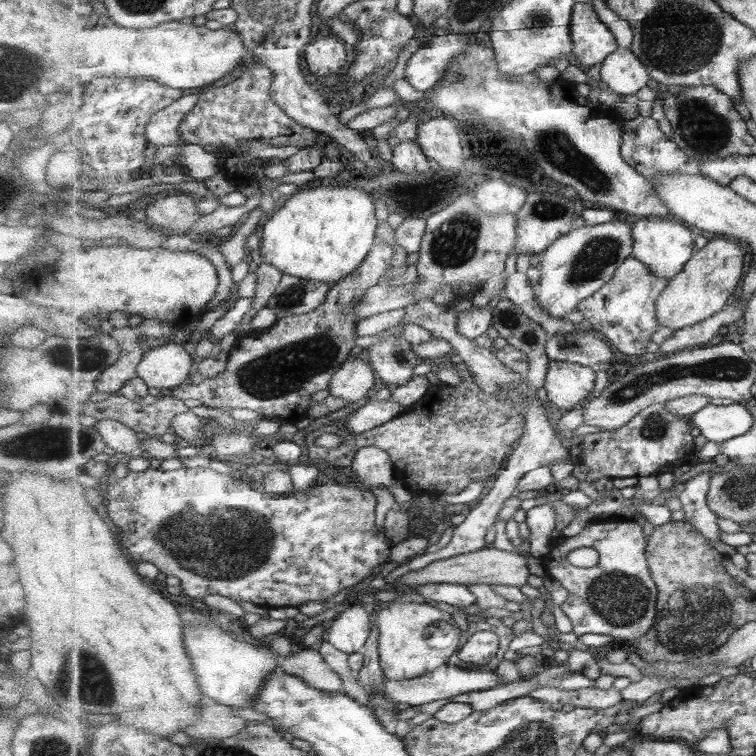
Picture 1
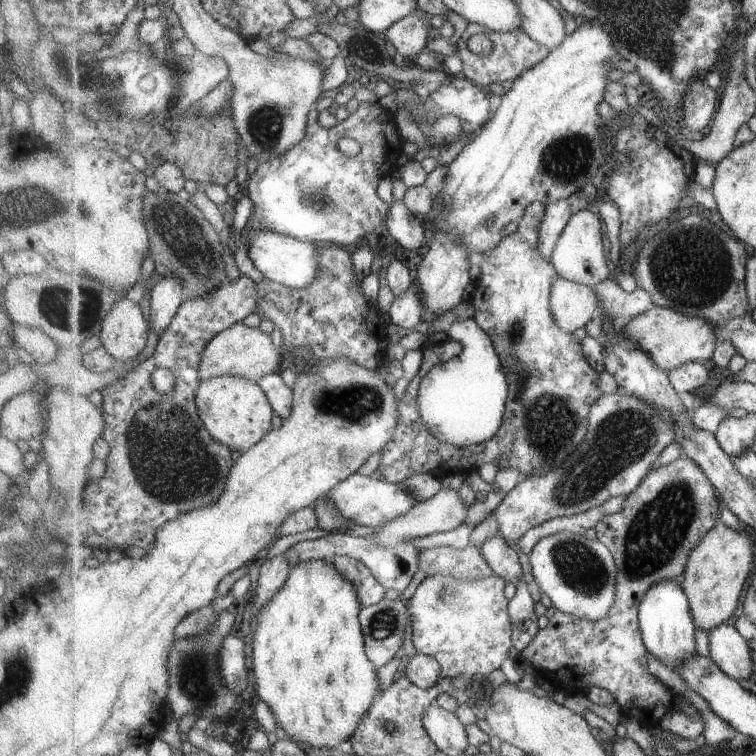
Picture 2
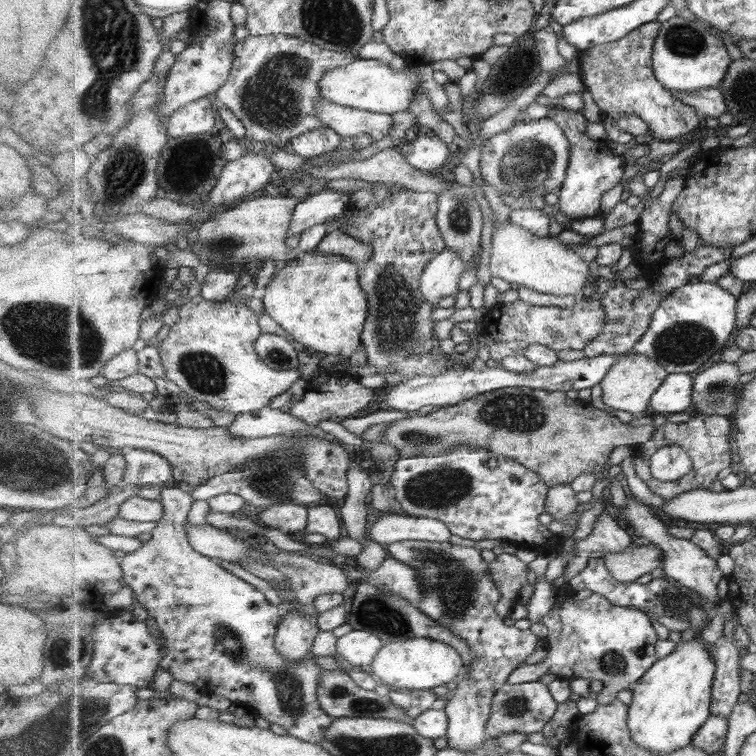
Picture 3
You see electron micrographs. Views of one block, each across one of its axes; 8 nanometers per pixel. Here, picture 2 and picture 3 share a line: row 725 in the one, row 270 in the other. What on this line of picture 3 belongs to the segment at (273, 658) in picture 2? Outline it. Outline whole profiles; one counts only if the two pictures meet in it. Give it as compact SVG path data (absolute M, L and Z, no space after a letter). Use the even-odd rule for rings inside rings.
M315 249L302 251L297 257L282 263L276 275L267 285L261 300L267 312L288 332L288 337L325 355L340 356L349 362L351 354L355 354L362 346L362 334L369 318L369 299L359 280L360 264L337 254L325 254Z

